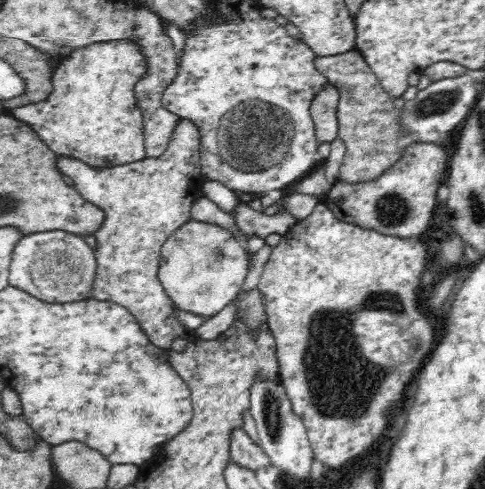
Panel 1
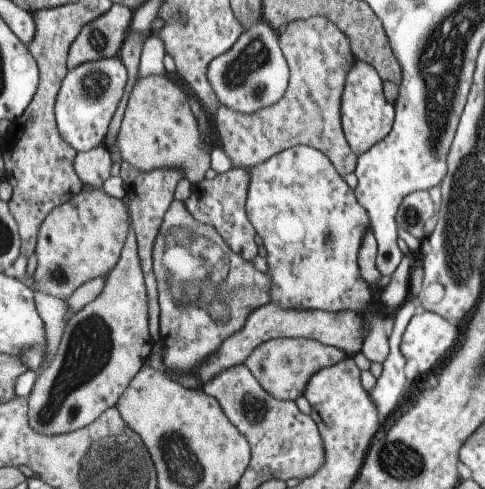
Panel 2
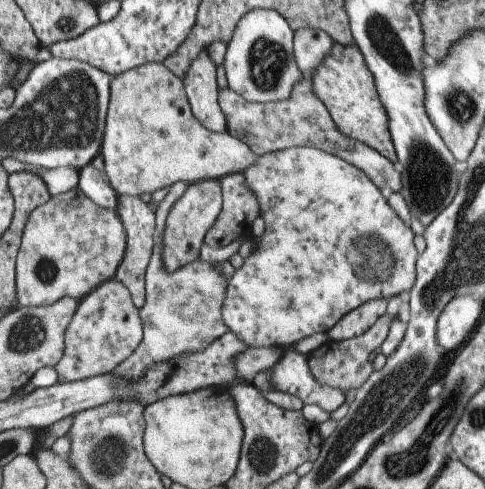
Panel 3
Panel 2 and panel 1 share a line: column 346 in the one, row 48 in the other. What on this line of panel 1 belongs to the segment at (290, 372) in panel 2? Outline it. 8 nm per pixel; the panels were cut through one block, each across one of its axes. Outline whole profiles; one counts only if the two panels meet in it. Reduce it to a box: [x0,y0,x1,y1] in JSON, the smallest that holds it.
[316,48,410,184]

